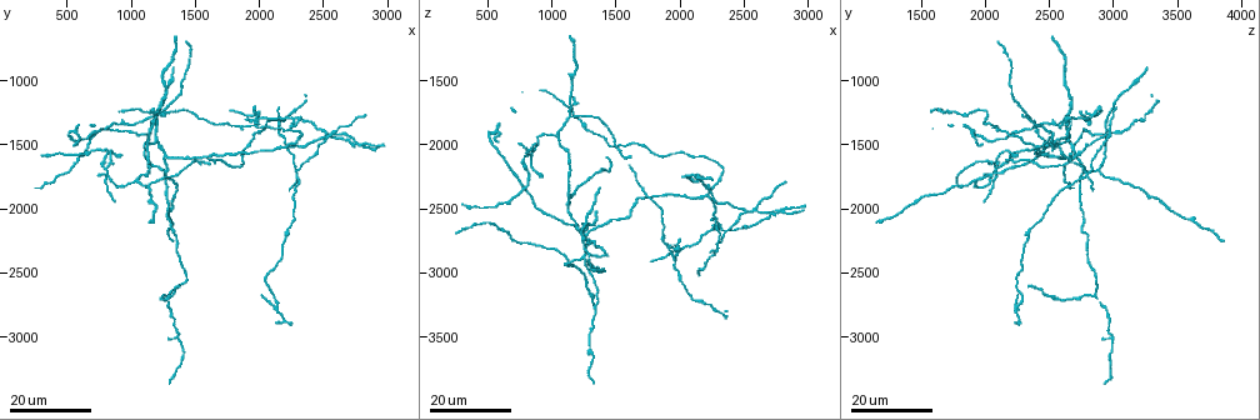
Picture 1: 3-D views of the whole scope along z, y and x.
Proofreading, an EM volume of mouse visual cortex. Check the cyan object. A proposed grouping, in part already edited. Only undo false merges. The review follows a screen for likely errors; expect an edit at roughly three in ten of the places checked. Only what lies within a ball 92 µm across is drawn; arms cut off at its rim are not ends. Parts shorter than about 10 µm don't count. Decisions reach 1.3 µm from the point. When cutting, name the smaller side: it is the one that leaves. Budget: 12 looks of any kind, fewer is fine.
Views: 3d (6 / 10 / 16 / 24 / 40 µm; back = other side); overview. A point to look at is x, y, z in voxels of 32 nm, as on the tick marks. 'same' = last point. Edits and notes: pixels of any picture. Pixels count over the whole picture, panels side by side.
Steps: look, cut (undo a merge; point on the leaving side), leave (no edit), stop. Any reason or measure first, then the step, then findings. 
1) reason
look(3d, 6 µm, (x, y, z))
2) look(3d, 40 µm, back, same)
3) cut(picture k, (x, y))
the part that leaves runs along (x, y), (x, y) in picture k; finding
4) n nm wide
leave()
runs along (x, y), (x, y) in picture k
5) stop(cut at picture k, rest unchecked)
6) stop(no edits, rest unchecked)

three arms meet
look(3d, 24 µm, (1280, 2680, 2860))

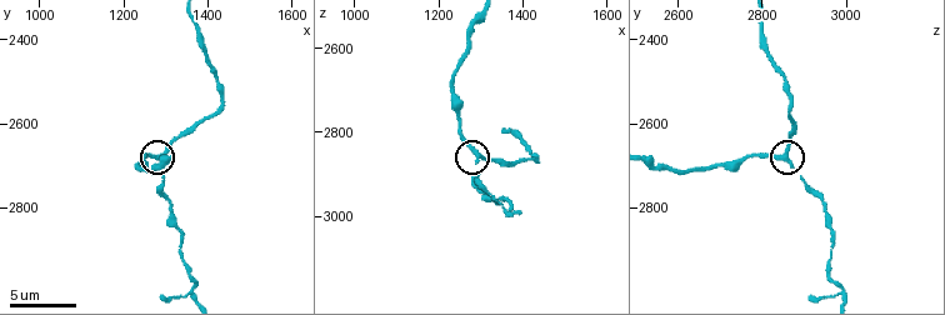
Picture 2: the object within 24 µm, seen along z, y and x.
look(3d, 6 µm, (1285, 2685, 2850))

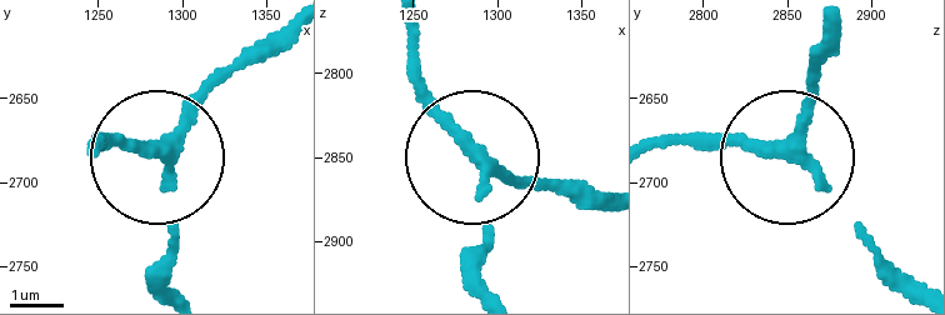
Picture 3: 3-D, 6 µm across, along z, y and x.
3 arms
leave()
runs along (286, 24), (156, 154), (89, 145) in picture 3; continuous, no second cell

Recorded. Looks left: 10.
branch point
look(3d, 16 µm, (1120, 1480, 2500))

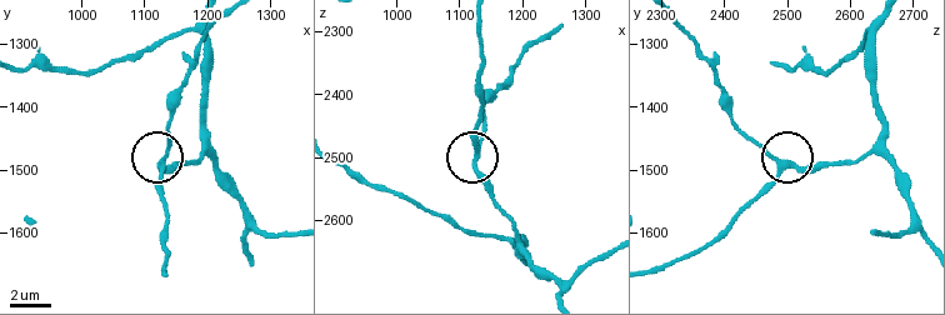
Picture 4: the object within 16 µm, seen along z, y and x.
look(3d, 10 µm, (1130, 1490, 2485))

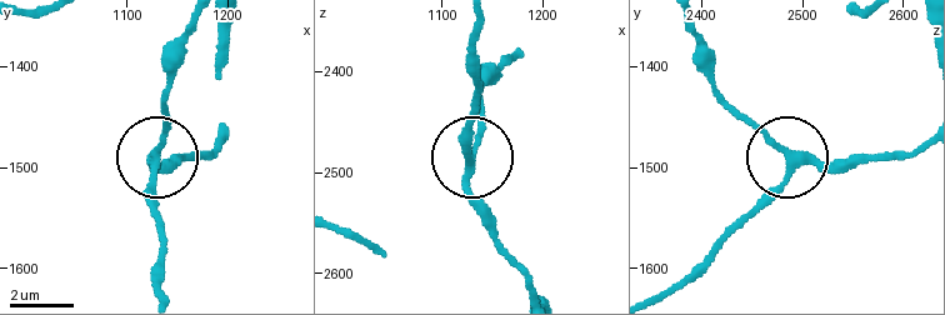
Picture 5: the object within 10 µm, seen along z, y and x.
3 arms
leave()
one cell here

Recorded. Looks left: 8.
arms part here
look(3d, 16 µm, (1040, 1780, 1920))

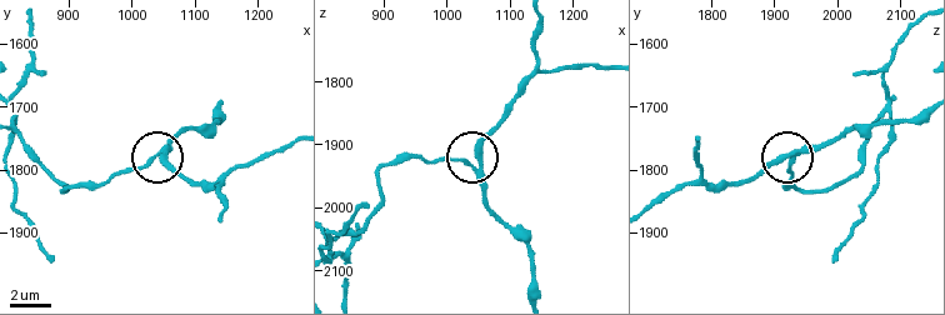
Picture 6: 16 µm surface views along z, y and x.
look(3d, 6 µm, (1030, 1785, 1925))

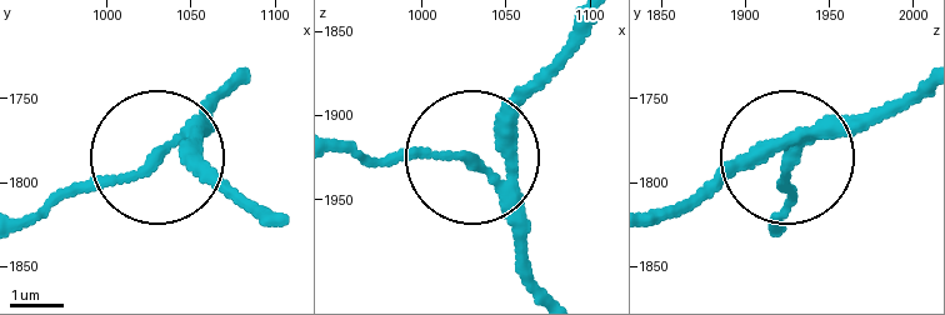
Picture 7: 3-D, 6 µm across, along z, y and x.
leave()
continuous, no second cell

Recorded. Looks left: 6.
looks like a crossing
look(3d, 24 µm, (820, 1680, 2100))

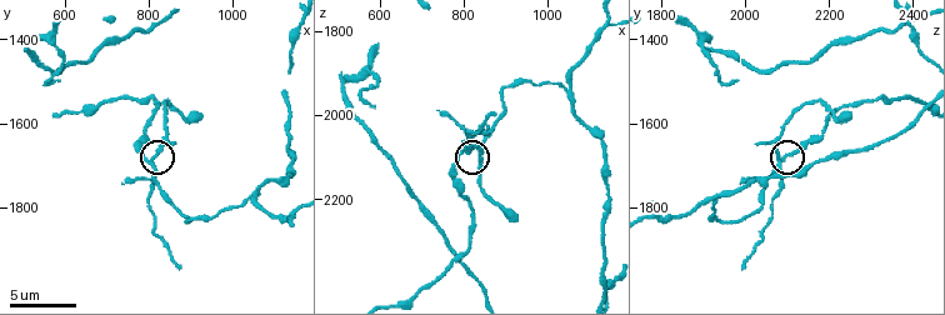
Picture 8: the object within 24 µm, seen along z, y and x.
look(3d, 6 µm, (800, 1685, 2080))

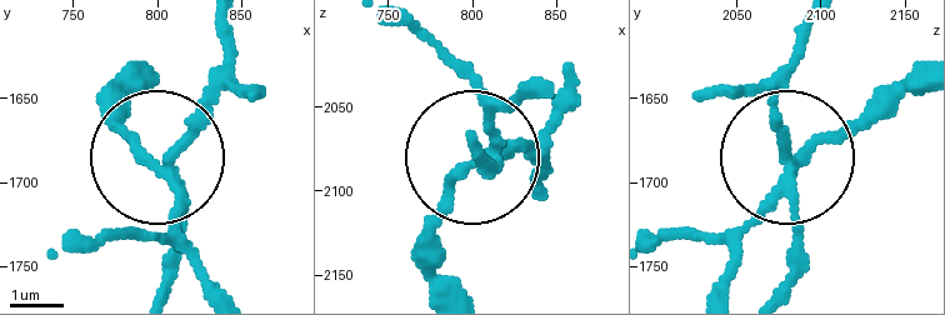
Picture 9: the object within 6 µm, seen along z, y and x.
look(3d, 6 µm, back, (804, 1686, 2082))

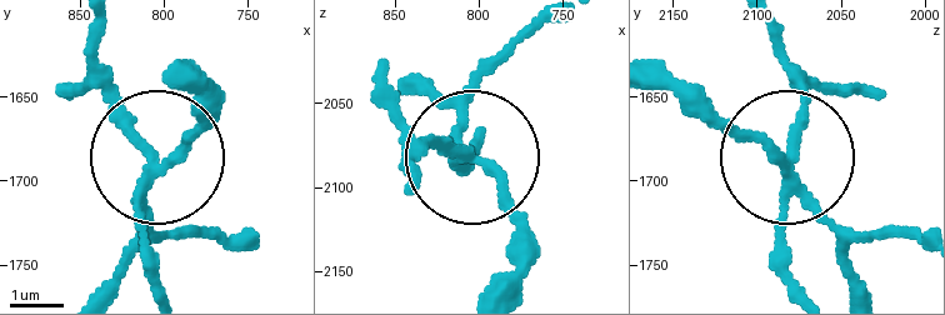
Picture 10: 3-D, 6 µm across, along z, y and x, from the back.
cut(picture 10, (124, 106))
the part that leaves runs along (146, 179), (93, 23) in picture 10; two cells meet here

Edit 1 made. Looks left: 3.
side arm on a straight run
look(3d, 16 µm, (2540, 1460, 2540))

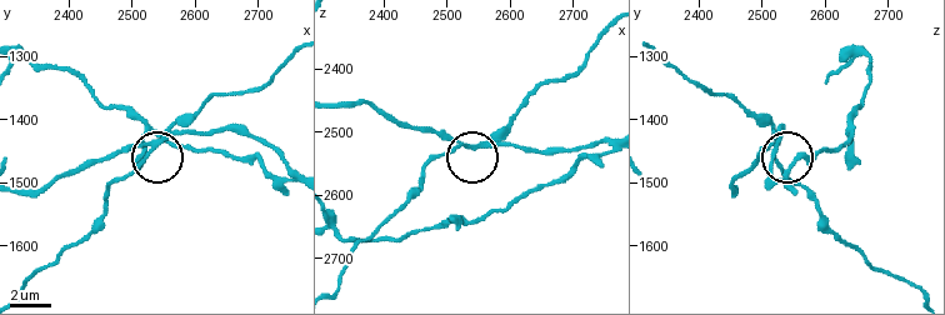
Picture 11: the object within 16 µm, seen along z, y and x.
zoom in
look(3d, 6 µm, (2530, 1455, 2520))

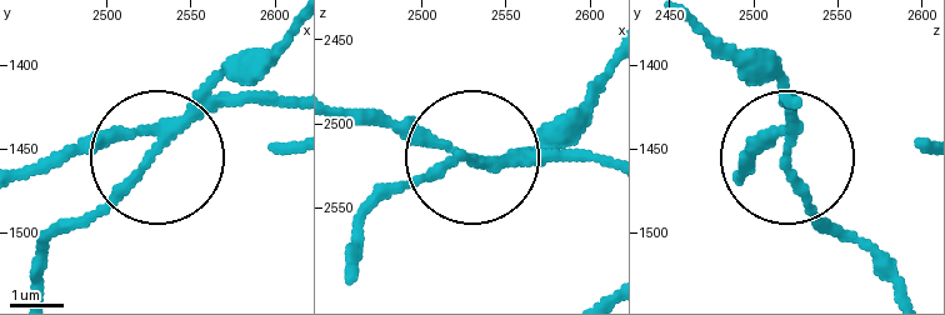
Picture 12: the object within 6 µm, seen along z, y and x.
look(3d, 6 µm, back, (2528, 1452, 2520))

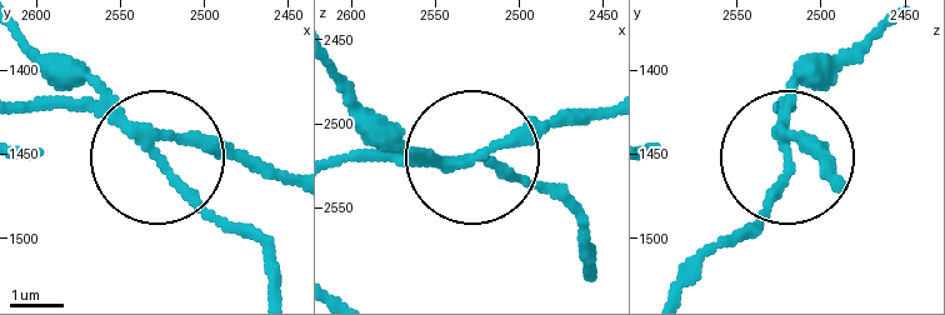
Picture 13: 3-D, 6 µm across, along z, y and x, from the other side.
cut(picture 13, (820, 90))
the part that leaves runs along (126, 125), (194, 200), (256, 241), (275, 281) in picture 13; two cells meet here

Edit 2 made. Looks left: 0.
stop(cut at picture 10, cut at picture 13, rest unchecked)

